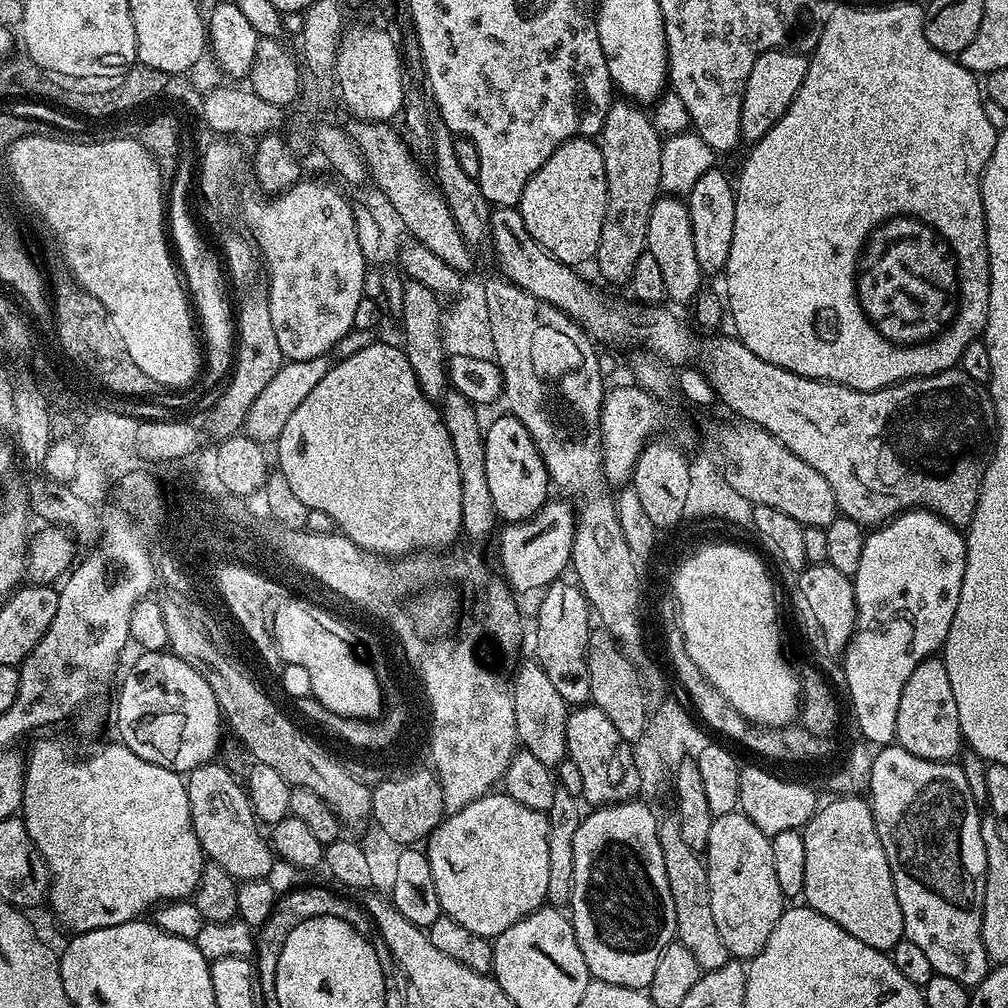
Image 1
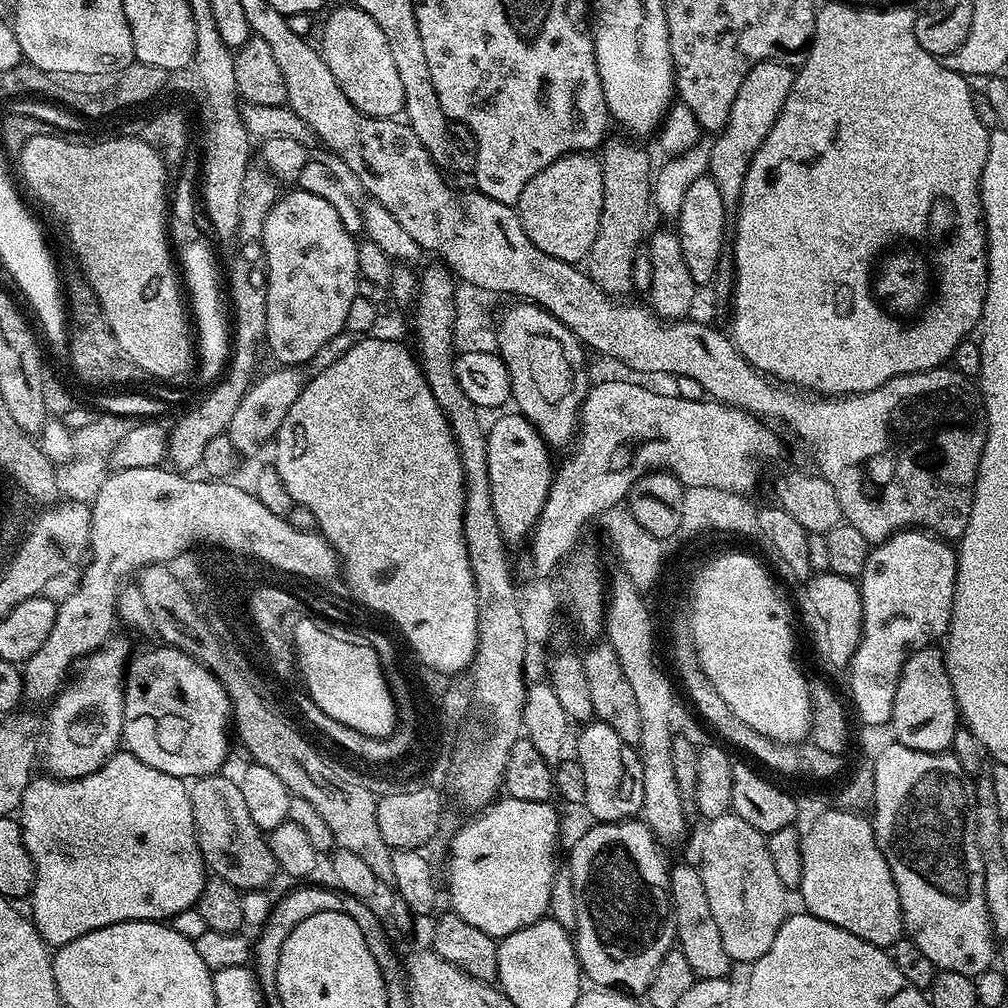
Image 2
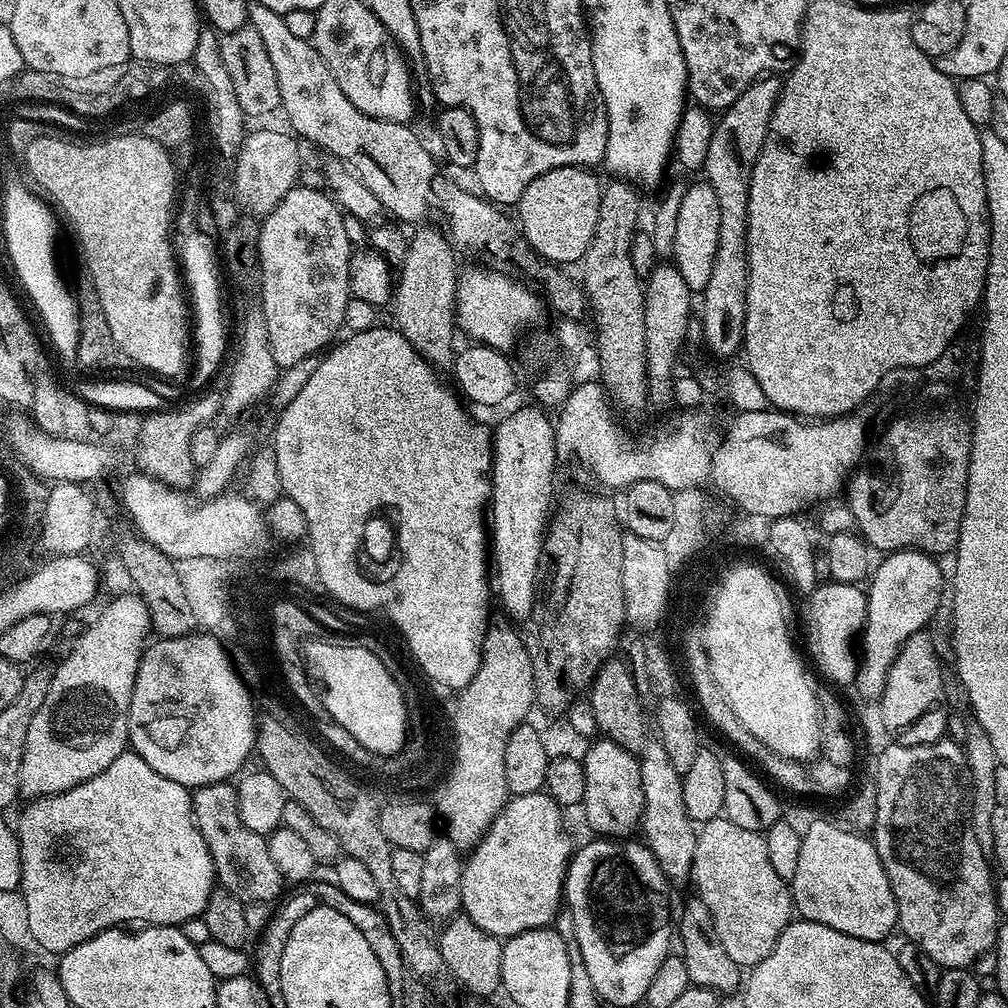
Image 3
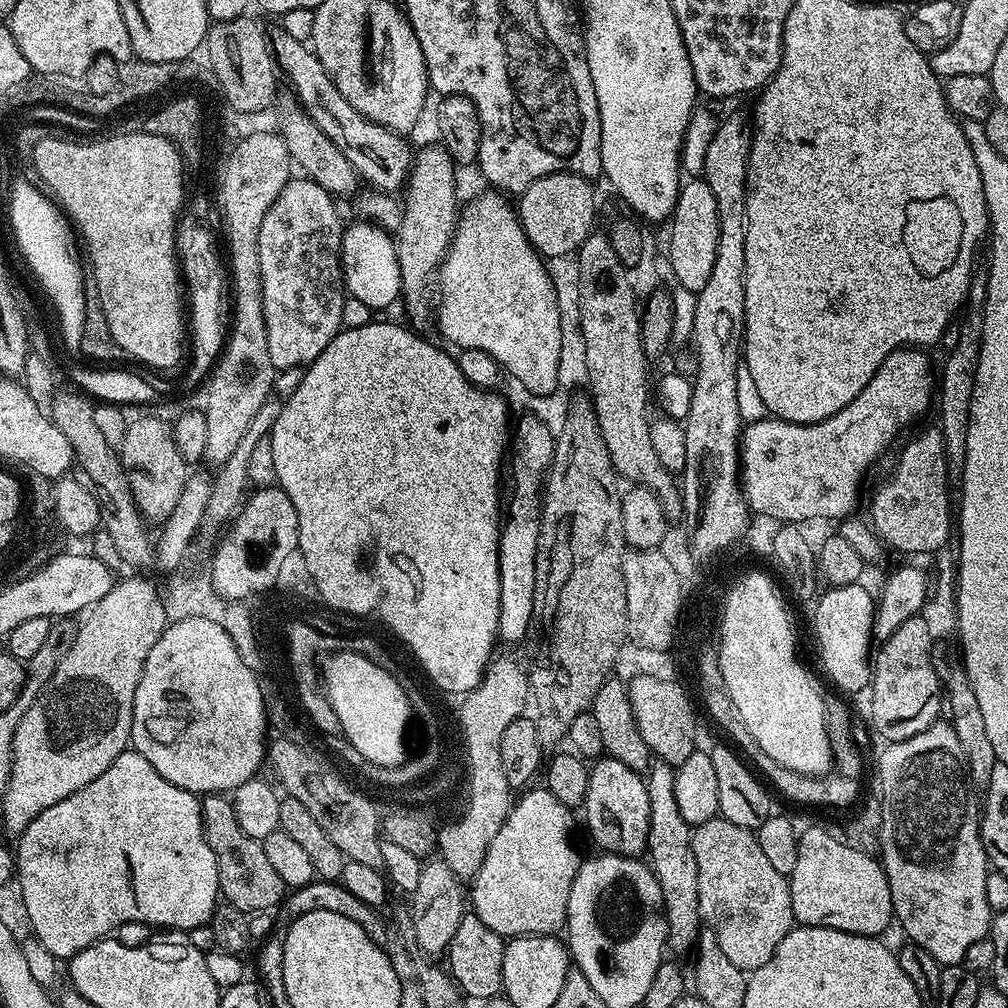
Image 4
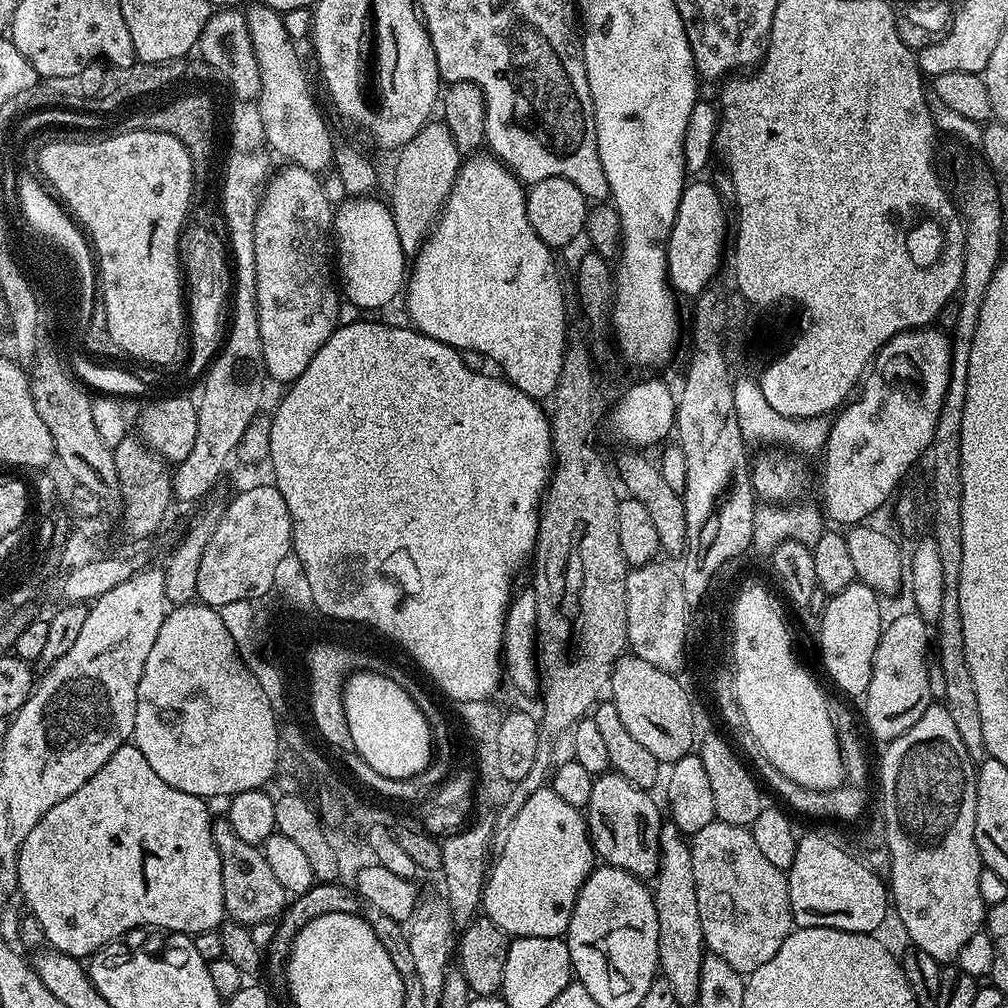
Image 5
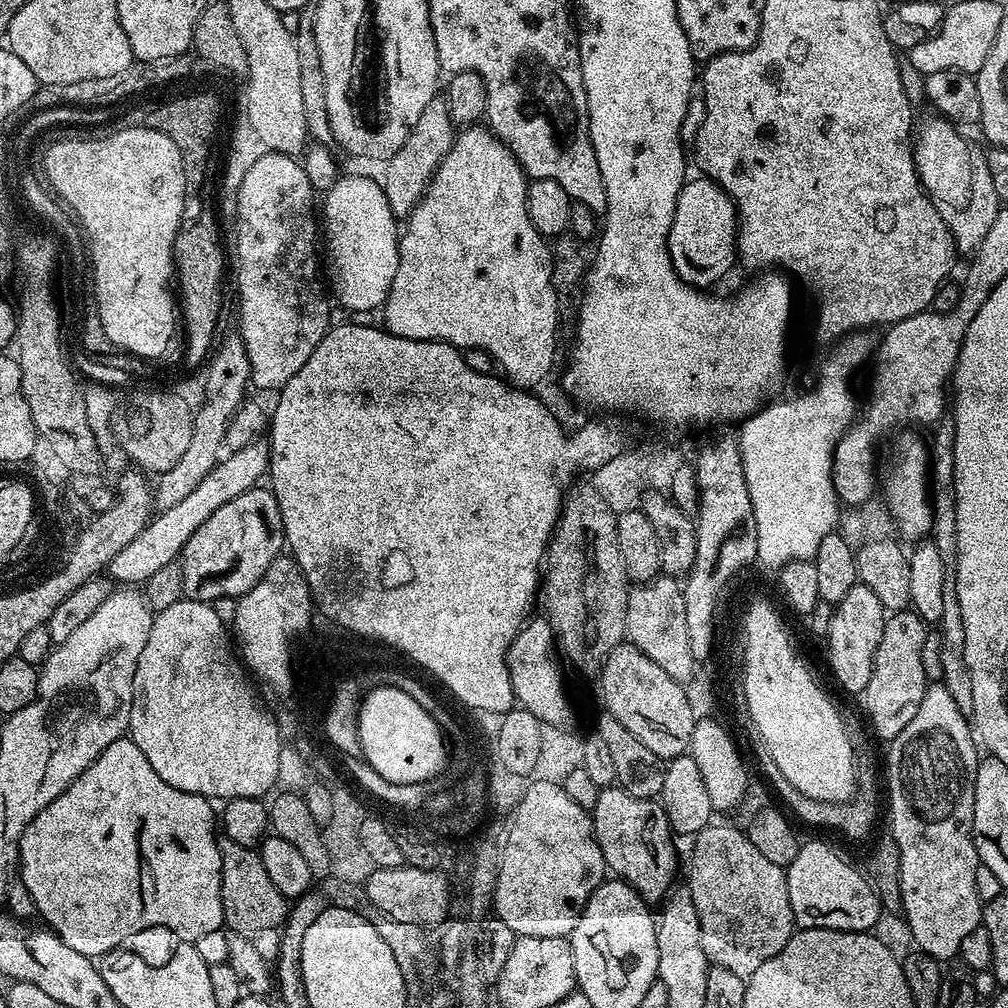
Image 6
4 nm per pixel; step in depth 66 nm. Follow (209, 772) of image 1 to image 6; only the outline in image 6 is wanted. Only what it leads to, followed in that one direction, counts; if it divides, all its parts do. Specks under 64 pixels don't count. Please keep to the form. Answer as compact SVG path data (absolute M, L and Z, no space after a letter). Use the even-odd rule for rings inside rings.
M225 835L217 839L216 845L220 851L220 897L227 931L254 937L262 930L279 929L288 917L290 900L274 886L266 866L262 866L259 851L238 846L238 842Z

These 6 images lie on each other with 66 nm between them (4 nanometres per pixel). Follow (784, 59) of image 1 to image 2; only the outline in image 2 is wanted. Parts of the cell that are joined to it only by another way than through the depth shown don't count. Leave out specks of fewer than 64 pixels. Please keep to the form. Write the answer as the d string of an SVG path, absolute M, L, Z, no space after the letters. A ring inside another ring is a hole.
M781 60L758 62L758 66L754 66L742 81L738 98L734 98L734 106L730 106L730 118L726 118L726 126L715 133L713 140L716 141L708 148L708 175L714 178L714 186L718 186L725 208L739 209L750 162L754 154L758 154L758 146L766 142L766 134L770 134L774 122L778 122L778 114L782 114L782 106L786 106L786 98L790 98L795 81L793 65L783 64Z

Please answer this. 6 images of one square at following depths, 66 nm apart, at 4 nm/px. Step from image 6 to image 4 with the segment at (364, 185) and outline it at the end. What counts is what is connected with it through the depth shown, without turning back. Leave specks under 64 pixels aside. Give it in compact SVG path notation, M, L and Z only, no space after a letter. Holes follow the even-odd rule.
M352 222L345 227L340 243L340 267L344 270L347 295L358 303L368 308L388 308L401 299L396 241L376 224Z

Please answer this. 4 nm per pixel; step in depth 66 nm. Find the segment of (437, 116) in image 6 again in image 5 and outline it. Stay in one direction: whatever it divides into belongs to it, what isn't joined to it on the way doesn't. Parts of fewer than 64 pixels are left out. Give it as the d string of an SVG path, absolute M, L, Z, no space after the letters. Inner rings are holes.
M429 122L414 134L410 142L395 153L396 165L392 168L392 189L386 203L392 209L394 226L405 254L420 251L425 236L432 231L436 217L444 206L444 199L452 189L456 171L462 163L462 153L454 142L450 130L443 122Z

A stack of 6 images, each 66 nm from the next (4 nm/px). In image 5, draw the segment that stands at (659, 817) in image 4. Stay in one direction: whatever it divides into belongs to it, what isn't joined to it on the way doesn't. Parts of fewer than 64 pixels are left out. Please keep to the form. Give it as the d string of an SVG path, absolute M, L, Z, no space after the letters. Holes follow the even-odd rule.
M671 822L661 823L660 826L660 869L654 877L652 897L658 910L660 974L674 985L677 1005L695 1005L700 996L702 958L706 955L698 911L698 886L694 886L694 862L689 837Z

